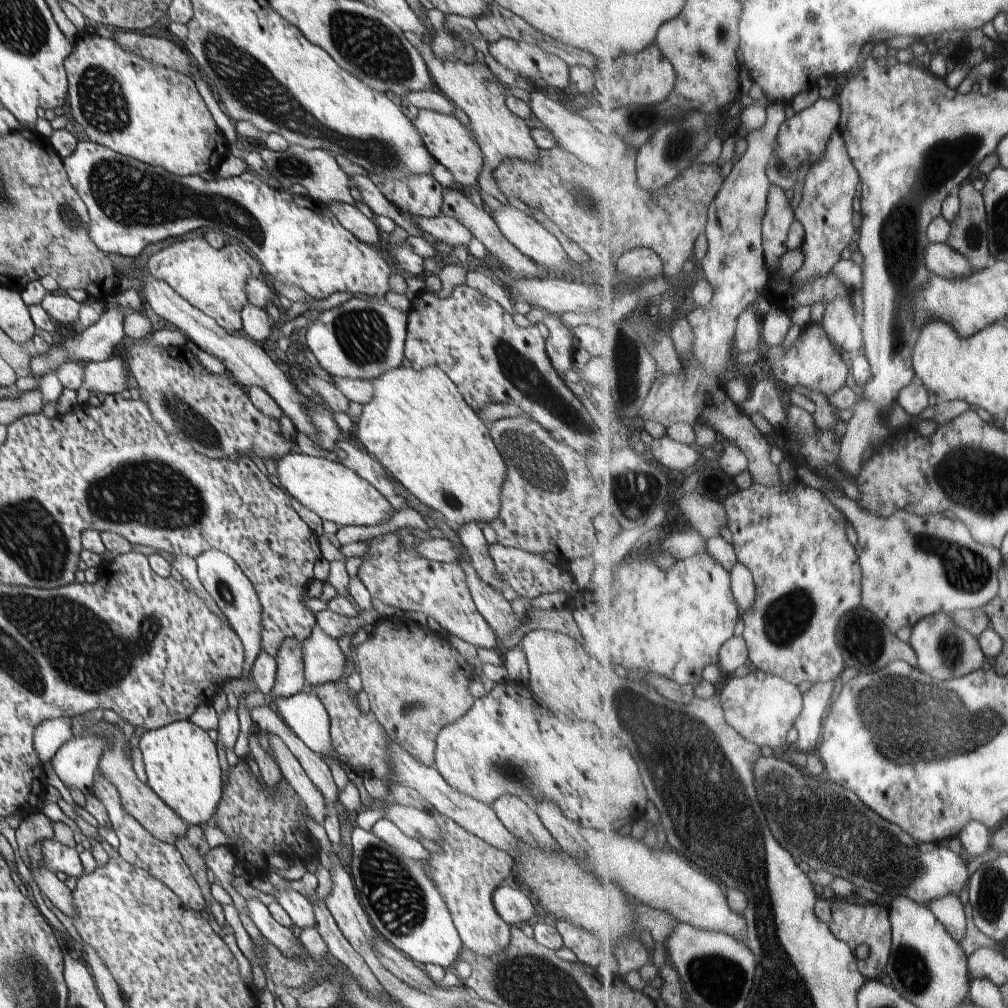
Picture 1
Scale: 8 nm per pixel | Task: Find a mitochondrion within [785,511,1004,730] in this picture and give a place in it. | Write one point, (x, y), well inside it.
(966, 570)

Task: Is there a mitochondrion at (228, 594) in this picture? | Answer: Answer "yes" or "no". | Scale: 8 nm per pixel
yes

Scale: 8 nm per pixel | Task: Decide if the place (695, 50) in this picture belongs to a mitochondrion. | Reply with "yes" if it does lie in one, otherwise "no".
yes

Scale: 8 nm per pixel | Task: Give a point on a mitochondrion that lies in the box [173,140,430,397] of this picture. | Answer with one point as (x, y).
(365, 337)

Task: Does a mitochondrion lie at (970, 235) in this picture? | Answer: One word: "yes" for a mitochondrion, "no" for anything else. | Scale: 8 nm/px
yes

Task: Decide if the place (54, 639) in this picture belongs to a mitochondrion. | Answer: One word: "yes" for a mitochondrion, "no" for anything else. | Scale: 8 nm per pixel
yes

